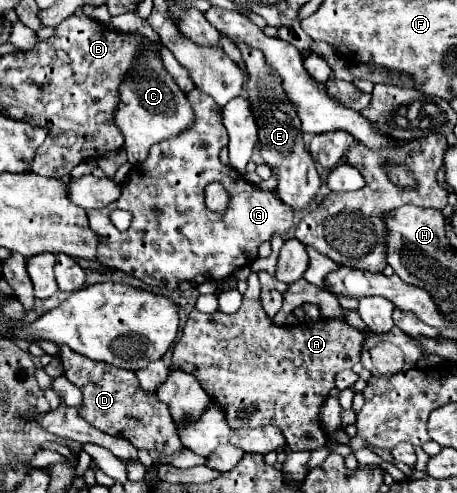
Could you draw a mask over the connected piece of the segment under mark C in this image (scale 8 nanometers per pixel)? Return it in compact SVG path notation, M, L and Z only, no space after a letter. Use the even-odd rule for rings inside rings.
M145 56L137 68L133 68L133 76L121 84L121 104L117 108L115 124L121 128L125 136L125 150L131 164L141 164L149 156L149 148L173 136L179 136L187 128L193 126L195 114L187 100L187 96L179 90L175 80L165 72L161 60L153 60L153 56Z

